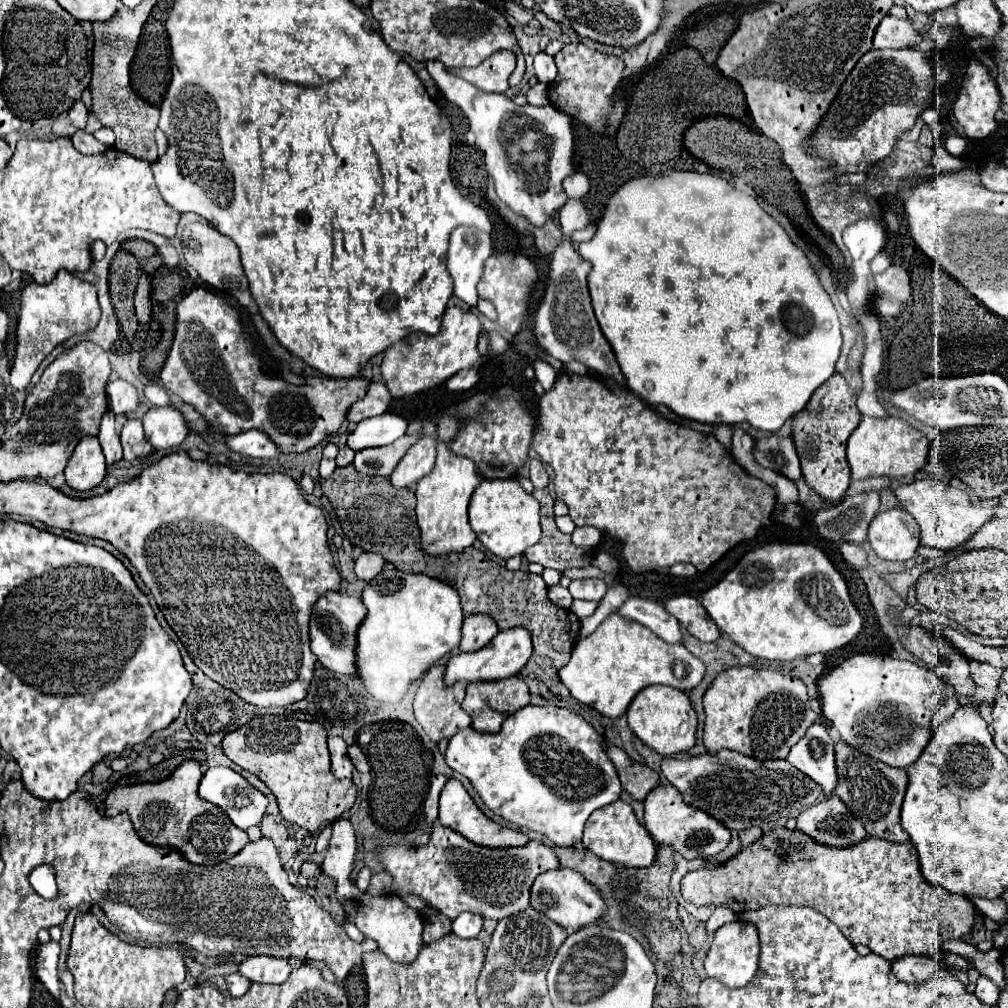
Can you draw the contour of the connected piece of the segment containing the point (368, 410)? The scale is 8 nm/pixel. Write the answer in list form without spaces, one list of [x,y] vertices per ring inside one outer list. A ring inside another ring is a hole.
[[[370,383],[366,397],[356,401],[356,405],[352,405],[352,409],[348,411],[348,421],[358,423],[366,417],[382,415],[388,409],[390,401],[392,401],[392,397],[384,383]]]

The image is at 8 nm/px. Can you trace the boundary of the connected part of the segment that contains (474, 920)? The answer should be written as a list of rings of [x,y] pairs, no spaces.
[[[462,913],[452,921],[452,933],[456,933],[458,937],[472,939],[478,937],[480,931],[482,931],[482,917],[476,913]]]

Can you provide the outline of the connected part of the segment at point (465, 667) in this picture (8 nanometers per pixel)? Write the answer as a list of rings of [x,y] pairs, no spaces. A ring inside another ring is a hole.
[[[512,627],[506,631],[500,631],[484,649],[476,653],[456,653],[446,665],[446,685],[454,685],[456,681],[496,681],[516,675],[532,655],[532,641],[530,633],[524,627]]]

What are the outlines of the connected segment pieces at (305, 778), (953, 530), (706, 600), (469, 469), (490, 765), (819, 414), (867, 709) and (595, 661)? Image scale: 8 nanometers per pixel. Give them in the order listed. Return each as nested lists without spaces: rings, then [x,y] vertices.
[[[262,715],[262,717],[254,717],[248,725],[238,727],[236,731],[228,733],[222,739],[222,751],[236,765],[258,775],[270,787],[270,791],[276,795],[280,815],[288,823],[300,825],[306,831],[316,833],[316,831],[324,829],[326,825],[334,823],[346,811],[350,811],[350,807],[354,805],[356,795],[358,795],[352,779],[336,779],[330,773],[330,755],[328,755],[328,747],[326,747],[326,737],[328,735],[326,735],[324,725],[320,725],[316,721],[298,721],[298,719],[286,717],[286,715]]]
[[[930,479],[912,481],[906,485],[898,485],[894,493],[896,493],[900,507],[904,507],[918,521],[920,543],[934,547],[934,549],[942,549],[942,551],[956,549],[958,545],[968,541],[984,523],[992,519],[990,509],[974,505],[966,491],[948,487],[942,481],[936,481],[936,483],[930,483]]]
[[[774,541],[774,543],[766,543],[762,547],[756,547],[756,549],[748,551],[744,555],[744,561],[740,561],[732,571],[726,573],[726,577],[722,581],[718,581],[712,589],[708,589],[702,595],[702,605],[708,611],[708,615],[714,619],[718,629],[722,633],[726,633],[738,647],[742,647],[744,651],[748,651],[754,657],[762,657],[762,659],[768,659],[768,661],[792,661],[792,659],[800,659],[800,657],[806,657],[806,655],[812,655],[812,653],[834,651],[834,649],[846,645],[848,641],[852,641],[860,633],[860,629],[862,629],[862,617],[856,611],[854,603],[850,601],[850,593],[848,593],[848,585],[846,585],[844,577],[834,567],[830,555],[822,547],[816,547],[812,543],[782,543],[782,541]]]
[[[438,442],[438,459],[432,473],[422,477],[416,487],[416,519],[422,531],[422,549],[430,555],[454,553],[470,547],[476,539],[468,523],[468,503],[474,489],[480,485],[482,475],[468,457],[454,455],[443,443]]]
[[[526,705],[512,713],[498,733],[460,729],[446,749],[446,763],[468,777],[486,807],[504,821],[536,831],[558,847],[582,839],[584,823],[594,809],[622,793],[616,767],[608,759],[606,739],[568,707]]]
[[[834,373],[826,383],[822,383],[806,409],[794,415],[792,439],[800,457],[802,477],[810,489],[814,489],[826,503],[838,505],[850,485],[850,465],[846,461],[846,441],[860,421],[860,411],[856,409],[856,393],[848,385],[846,377]]]
[[[870,653],[852,655],[830,669],[818,679],[818,691],[822,701],[822,715],[838,731],[840,739],[860,753],[876,757],[896,769],[908,769],[920,757],[932,737],[932,717],[946,699],[946,683],[940,681],[940,677],[936,677],[930,669],[926,669],[926,665]]]
[[[612,613],[608,619],[604,619],[592,635],[582,639],[574,647],[572,659],[568,661],[568,665],[564,665],[560,669],[560,679],[570,689],[570,695],[580,703],[598,709],[602,715],[606,715],[610,719],[626,713],[634,695],[648,685],[670,685],[680,691],[686,691],[686,689],[696,687],[702,681],[702,677],[704,677],[702,661],[696,659],[686,647],[668,645],[666,641],[656,637],[648,627],[644,627],[636,621],[630,621],[626,617],[620,617],[616,613]]]

